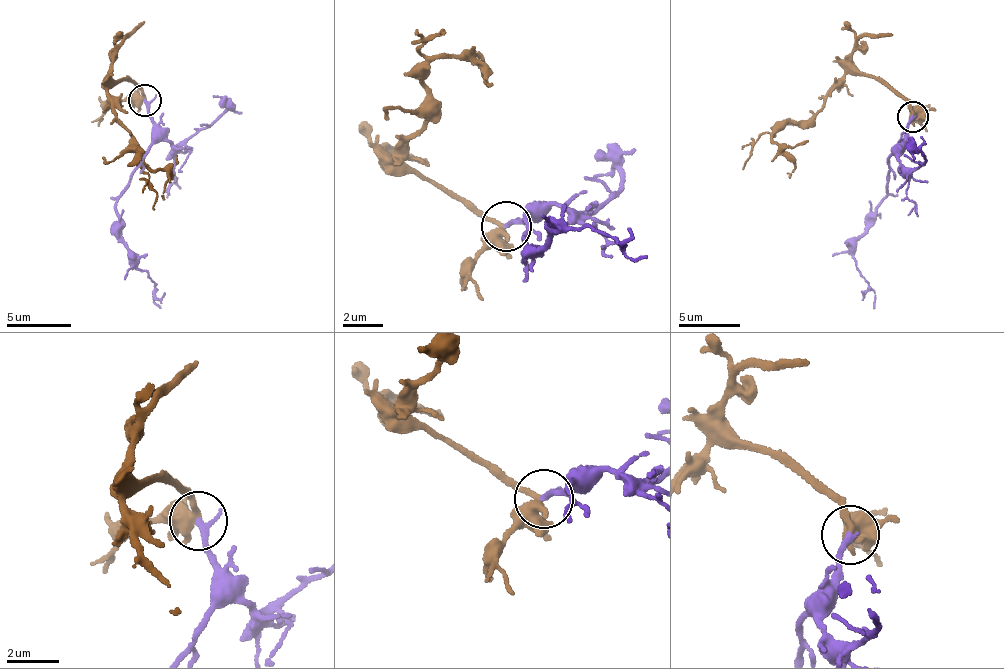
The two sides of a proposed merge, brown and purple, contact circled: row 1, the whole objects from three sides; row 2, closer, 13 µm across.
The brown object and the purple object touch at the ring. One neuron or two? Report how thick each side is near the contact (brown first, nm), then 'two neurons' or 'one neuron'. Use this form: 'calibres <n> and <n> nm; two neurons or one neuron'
calibres 380 and 280 nm; one neuron

